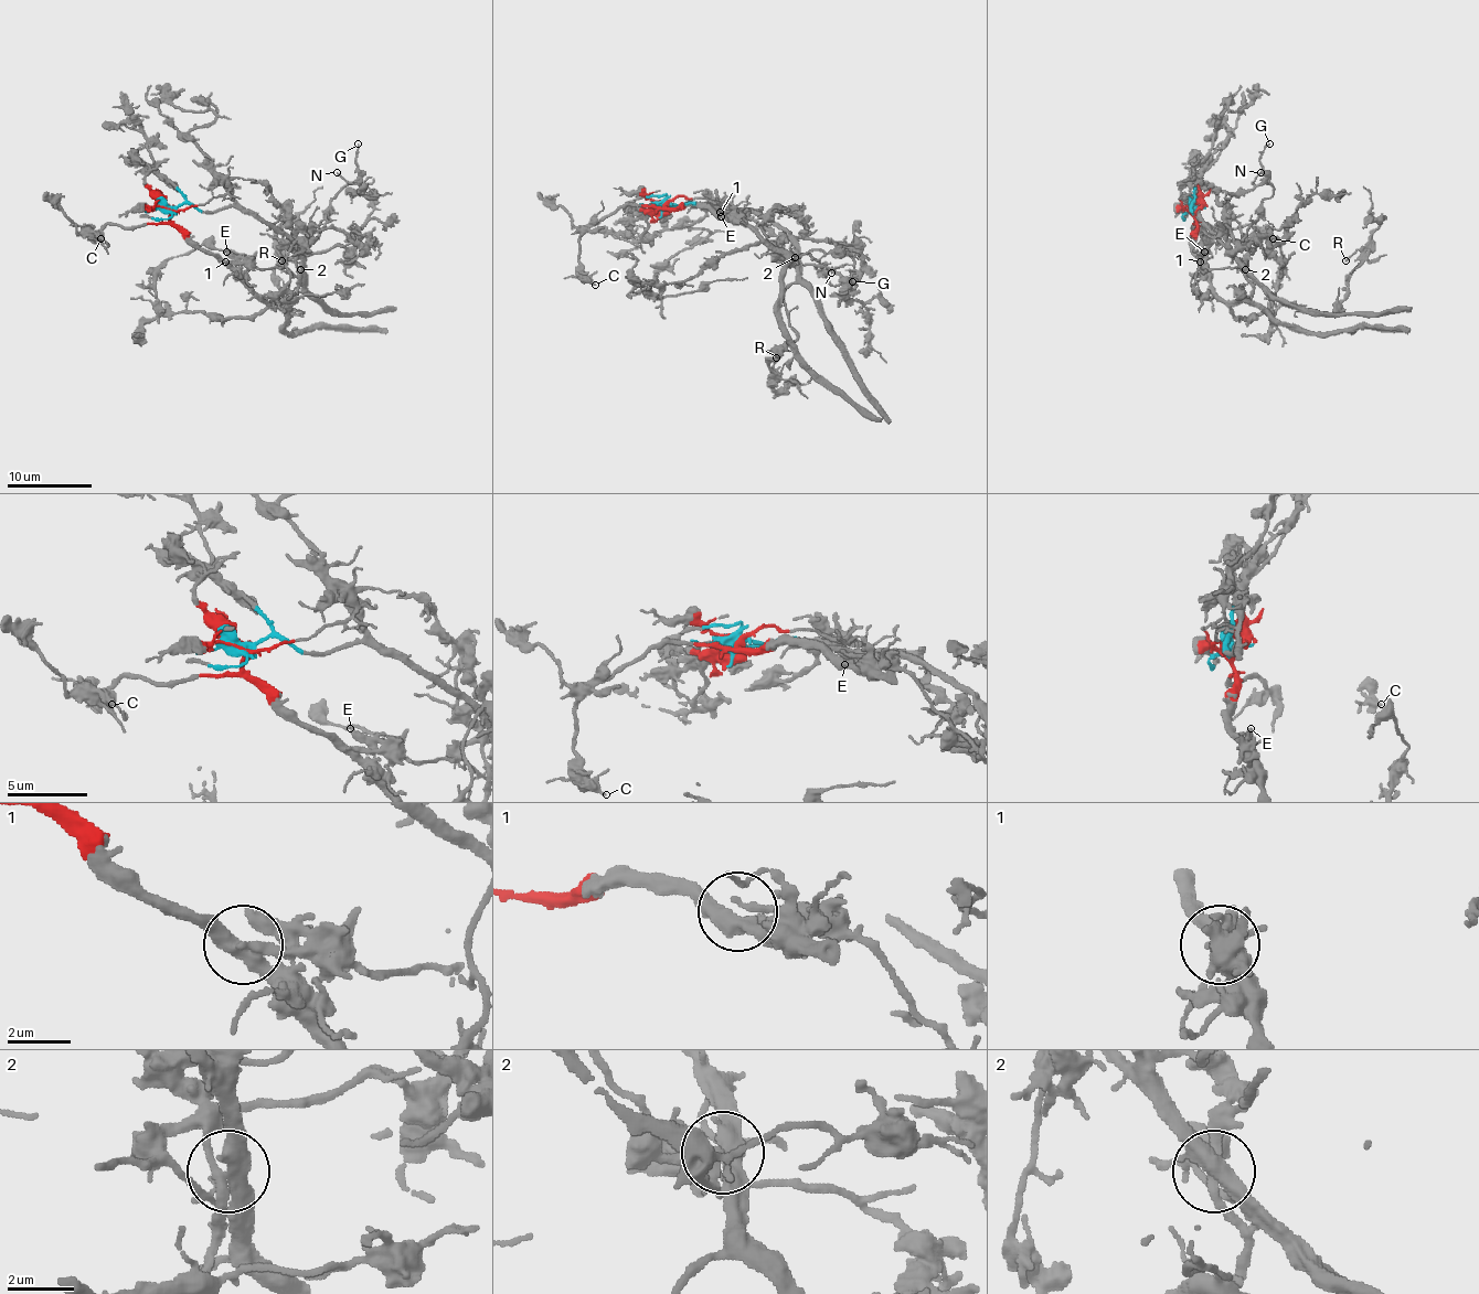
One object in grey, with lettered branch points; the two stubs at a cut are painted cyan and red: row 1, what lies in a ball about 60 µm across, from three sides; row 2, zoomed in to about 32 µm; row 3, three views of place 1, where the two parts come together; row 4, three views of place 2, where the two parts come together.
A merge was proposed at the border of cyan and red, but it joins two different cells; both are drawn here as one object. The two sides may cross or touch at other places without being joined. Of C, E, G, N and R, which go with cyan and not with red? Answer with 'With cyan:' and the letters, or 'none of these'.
With cyan: G, N, R

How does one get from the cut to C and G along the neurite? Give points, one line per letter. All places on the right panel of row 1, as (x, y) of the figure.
C: (1196, 209), (1194, 227), (1204, 223), (1213, 230), (1255, 225), (1272, 238)
G: (1196, 209), (1223, 243), (1241, 243), (1259, 204), (1274, 192), (1259, 156), (1269, 143)

